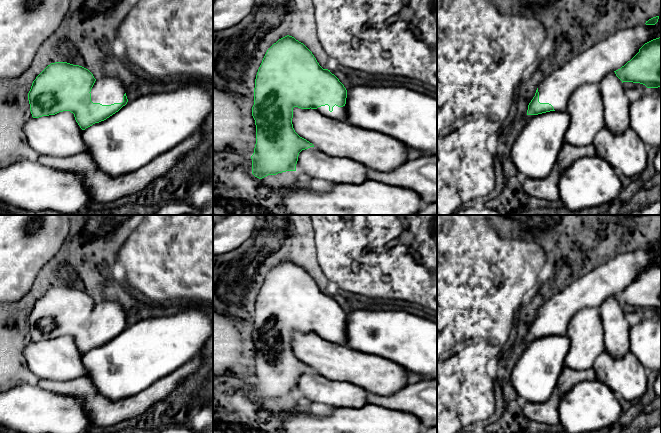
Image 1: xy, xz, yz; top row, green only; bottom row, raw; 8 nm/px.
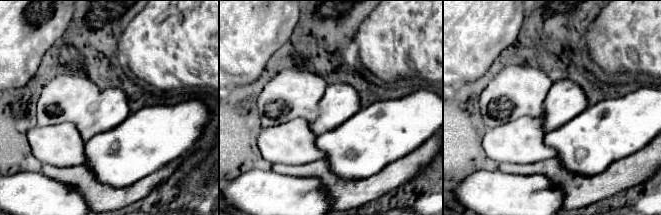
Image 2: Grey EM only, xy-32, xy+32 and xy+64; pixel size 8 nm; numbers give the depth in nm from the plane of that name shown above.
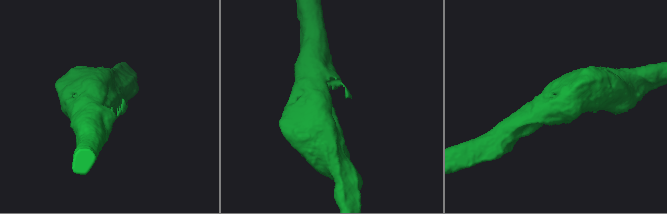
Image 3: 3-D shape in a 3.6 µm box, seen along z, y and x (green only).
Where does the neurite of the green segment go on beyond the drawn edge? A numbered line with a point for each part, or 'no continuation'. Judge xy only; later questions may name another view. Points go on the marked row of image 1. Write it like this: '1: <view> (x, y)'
1: xy (108, 90)

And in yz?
1: yz (590, 66)

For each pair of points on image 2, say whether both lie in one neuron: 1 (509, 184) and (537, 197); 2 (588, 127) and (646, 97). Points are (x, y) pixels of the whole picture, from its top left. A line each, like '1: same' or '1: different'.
1: same
2: same

